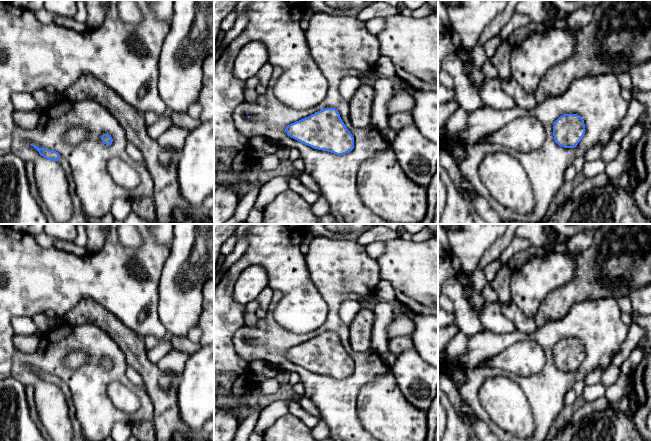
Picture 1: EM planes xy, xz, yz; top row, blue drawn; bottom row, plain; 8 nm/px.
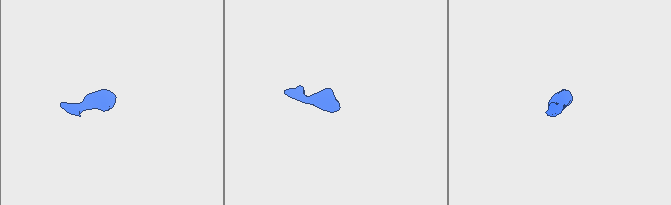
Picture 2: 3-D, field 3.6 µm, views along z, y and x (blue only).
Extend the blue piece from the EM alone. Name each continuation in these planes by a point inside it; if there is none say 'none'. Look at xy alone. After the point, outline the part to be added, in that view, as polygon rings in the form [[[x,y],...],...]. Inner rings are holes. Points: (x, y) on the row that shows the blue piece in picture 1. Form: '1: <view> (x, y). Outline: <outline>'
1: xy (78, 217). Outline: [[[59,154],[59,159],[57,161],[60,163],[62,168],[64,169],[64,172],[66,174],[66,178],[68,181],[68,192],[71,196],[72,203],[73,203],[72,217],[65,223],[58,223],[53,219],[53,217],[48,212],[46,205],[43,203],[39,195],[39,191],[38,191],[36,181],[35,181],[34,163],[32,161],[25,161],[24,163],[25,163],[25,168],[26,168],[26,174],[27,174],[27,179],[29,182],[30,192],[32,196],[37,201],[37,203],[41,207],[41,210],[45,214],[47,218],[47,224],[90,224],[87,221],[85,214],[83,213],[82,203],[76,192],[76,185],[74,182],[72,170],[68,161],[60,154]]]

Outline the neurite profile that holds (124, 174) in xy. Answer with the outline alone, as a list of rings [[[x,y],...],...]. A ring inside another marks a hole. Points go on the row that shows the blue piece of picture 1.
[[[113,158],[108,162],[108,172],[113,180],[126,189],[139,186],[141,178],[134,166],[119,158]]]

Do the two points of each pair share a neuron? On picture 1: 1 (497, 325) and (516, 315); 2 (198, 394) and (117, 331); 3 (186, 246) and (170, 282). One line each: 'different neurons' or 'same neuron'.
1: different neurons
2: different neurons
3: same neuron

